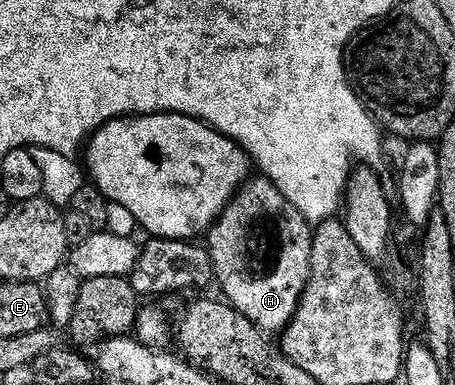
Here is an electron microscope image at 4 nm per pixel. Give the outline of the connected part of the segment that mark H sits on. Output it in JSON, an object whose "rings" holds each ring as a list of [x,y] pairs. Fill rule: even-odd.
{"rings":[[[264,177],[250,178],[249,182],[233,196],[227,209],[209,231],[207,246],[213,261],[216,282],[230,307],[247,317],[256,327],[266,333],[284,332],[301,304],[311,278],[314,228],[287,201],[274,183]],[[264,219],[273,219],[277,230],[277,264],[273,271],[257,271],[253,264],[253,230]]]}

